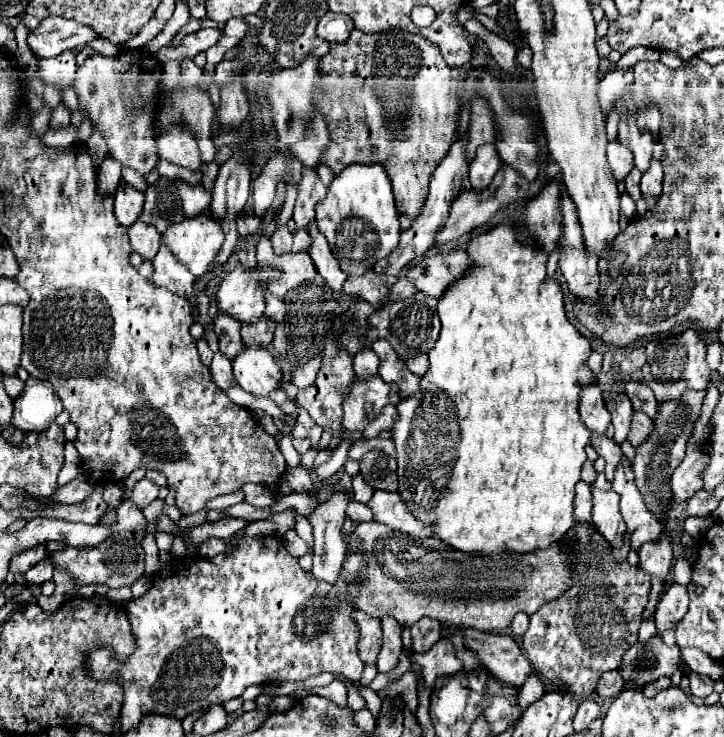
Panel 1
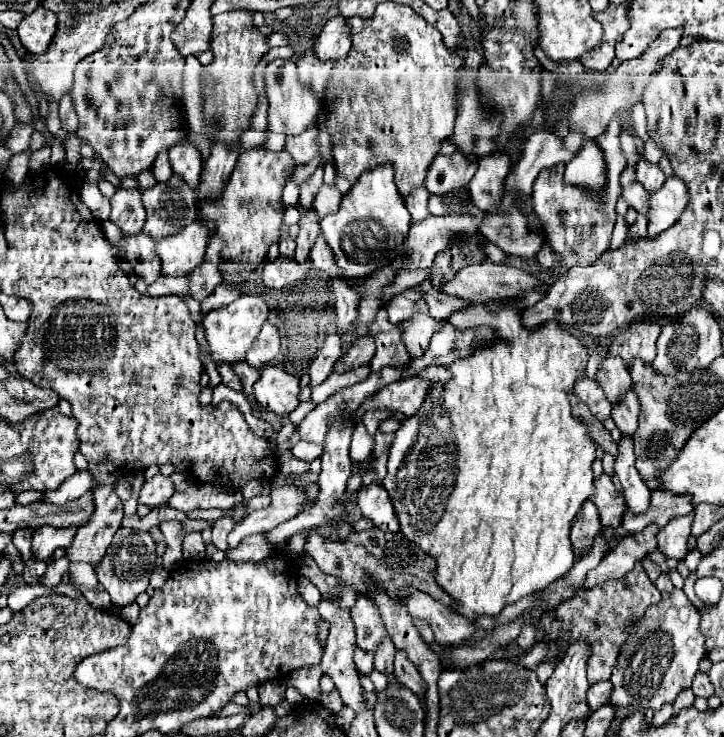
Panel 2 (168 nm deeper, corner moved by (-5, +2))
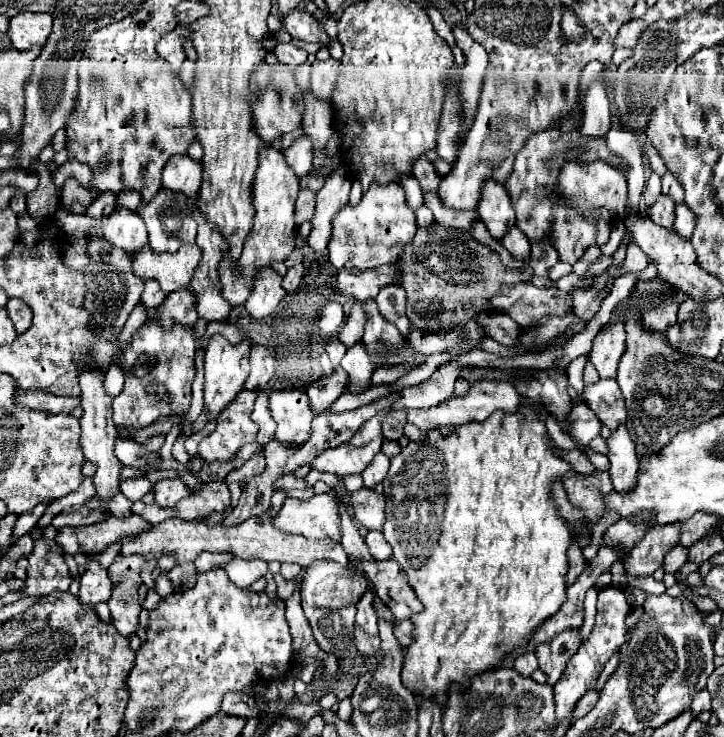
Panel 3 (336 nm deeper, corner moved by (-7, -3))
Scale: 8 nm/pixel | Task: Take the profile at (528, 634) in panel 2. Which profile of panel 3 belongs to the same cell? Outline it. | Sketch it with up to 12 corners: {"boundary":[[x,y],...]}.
{"boundary":[[533,651],[521,653],[513,669],[521,677],[531,677],[537,671],[537,657]]}

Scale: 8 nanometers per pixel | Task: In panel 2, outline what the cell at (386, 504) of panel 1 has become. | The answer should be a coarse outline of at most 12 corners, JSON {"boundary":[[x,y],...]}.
{"boundary":[[363,486],[357,504],[385,532],[399,532],[399,518],[387,490]]}

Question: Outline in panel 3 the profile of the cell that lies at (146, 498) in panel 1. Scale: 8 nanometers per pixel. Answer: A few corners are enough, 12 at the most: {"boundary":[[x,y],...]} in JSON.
{"boundary":[[179,477],[161,479],[155,491],[159,507],[175,507],[191,489]]}

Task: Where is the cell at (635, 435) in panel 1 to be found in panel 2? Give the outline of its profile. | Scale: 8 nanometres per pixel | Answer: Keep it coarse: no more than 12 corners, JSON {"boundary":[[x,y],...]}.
{"boundary":[[633,390],[623,404],[613,406],[611,418],[625,436],[633,436],[639,400]]}

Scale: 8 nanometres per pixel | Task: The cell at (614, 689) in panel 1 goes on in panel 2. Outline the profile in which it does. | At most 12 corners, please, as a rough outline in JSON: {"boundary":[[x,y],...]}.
{"boundary":[[611,680],[593,684],[587,692],[589,708],[609,704]]}

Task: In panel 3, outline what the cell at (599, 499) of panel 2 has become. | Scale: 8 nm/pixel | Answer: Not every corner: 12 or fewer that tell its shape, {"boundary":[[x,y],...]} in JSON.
{"boundary":[[607,471],[563,477],[569,499],[597,517],[613,489]]}

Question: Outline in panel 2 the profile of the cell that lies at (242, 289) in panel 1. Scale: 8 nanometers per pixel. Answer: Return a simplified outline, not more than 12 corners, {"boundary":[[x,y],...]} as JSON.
{"boundary":[[259,294],[207,312],[213,362],[243,360],[267,320]]}

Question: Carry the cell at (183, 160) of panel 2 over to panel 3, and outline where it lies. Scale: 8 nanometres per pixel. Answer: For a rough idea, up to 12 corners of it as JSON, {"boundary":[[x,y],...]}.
{"boundary":[[187,155],[171,157],[163,189],[193,199],[203,167]]}

